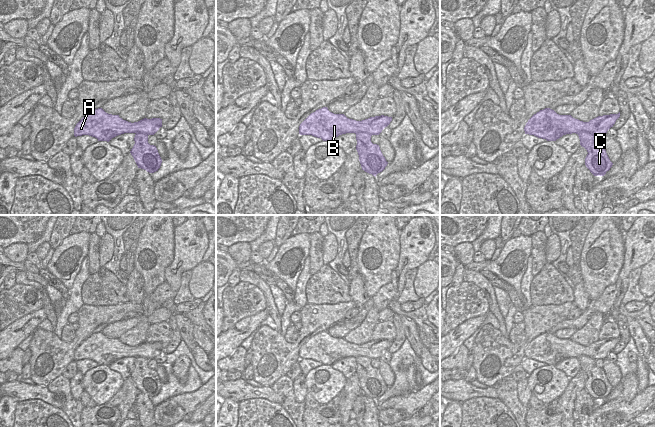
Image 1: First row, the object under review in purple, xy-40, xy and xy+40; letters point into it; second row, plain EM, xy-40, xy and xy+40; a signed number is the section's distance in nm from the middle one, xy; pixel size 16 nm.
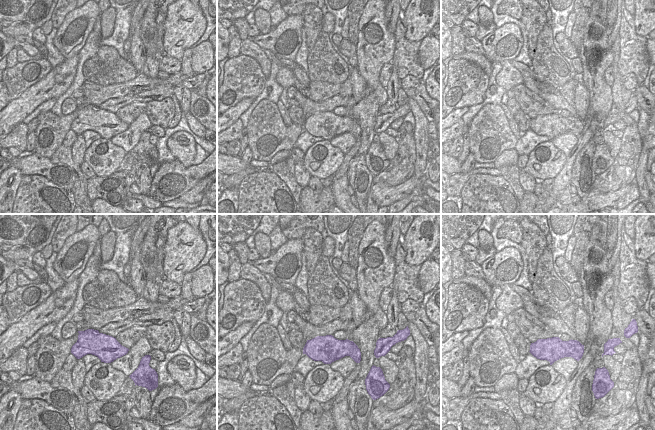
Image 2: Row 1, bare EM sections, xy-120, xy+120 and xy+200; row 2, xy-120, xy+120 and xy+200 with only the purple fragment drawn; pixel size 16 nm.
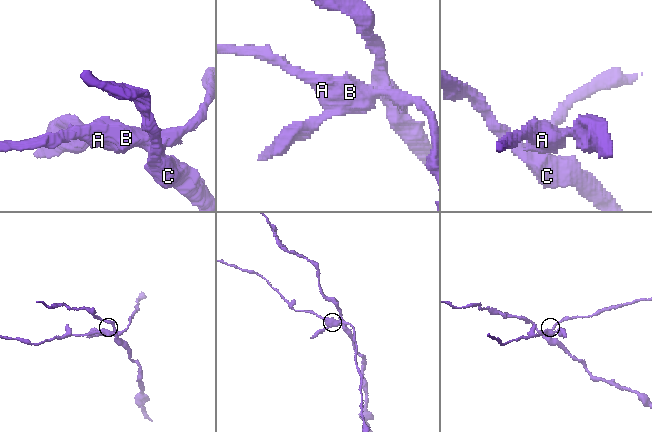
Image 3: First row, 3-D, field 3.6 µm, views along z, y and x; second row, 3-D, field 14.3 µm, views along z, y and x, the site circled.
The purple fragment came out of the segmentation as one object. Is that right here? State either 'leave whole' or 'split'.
split

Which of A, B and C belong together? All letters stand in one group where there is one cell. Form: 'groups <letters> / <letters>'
groups A B / C

